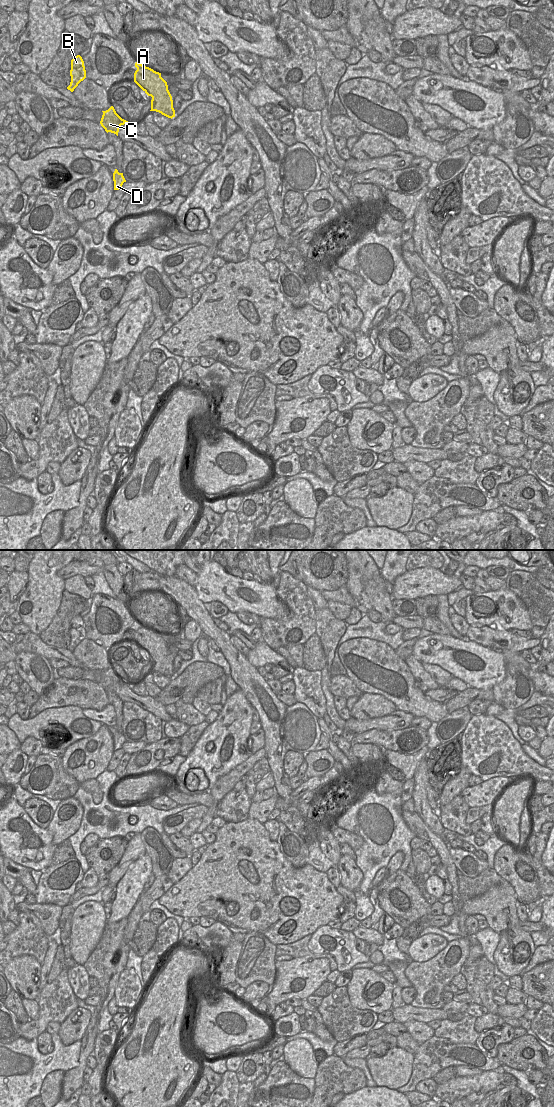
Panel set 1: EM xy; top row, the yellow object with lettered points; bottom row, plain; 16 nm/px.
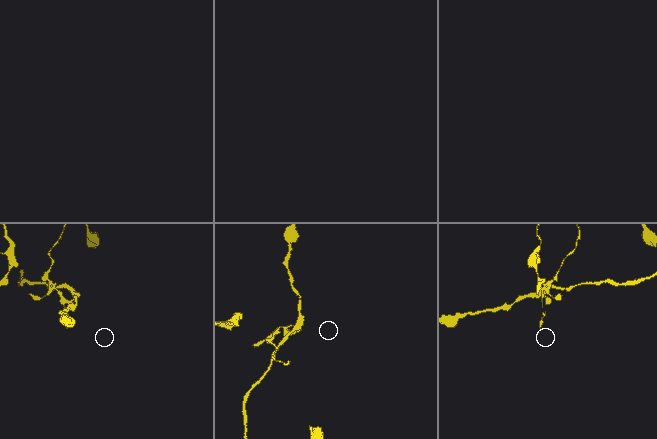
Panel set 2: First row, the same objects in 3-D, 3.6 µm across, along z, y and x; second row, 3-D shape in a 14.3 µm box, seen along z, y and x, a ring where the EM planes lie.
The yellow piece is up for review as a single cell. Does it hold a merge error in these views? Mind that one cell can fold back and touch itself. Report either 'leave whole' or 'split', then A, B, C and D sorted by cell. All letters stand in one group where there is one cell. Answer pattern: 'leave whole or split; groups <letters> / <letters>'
split; groups A C / B D

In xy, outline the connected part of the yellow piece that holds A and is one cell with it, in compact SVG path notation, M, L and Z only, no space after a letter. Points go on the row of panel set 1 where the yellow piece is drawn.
M138 62L135 63L135 67L137 70L134 73L134 82L152 97L150 111L159 112L171 119L175 117L172 96L161 73Z

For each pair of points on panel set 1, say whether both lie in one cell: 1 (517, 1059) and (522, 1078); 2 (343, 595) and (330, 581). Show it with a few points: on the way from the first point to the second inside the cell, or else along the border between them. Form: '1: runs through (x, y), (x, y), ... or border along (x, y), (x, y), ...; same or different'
1: border along (502, 1063), (527, 1072); different
2: border along (344, 584), (333, 590), (321, 591); different

